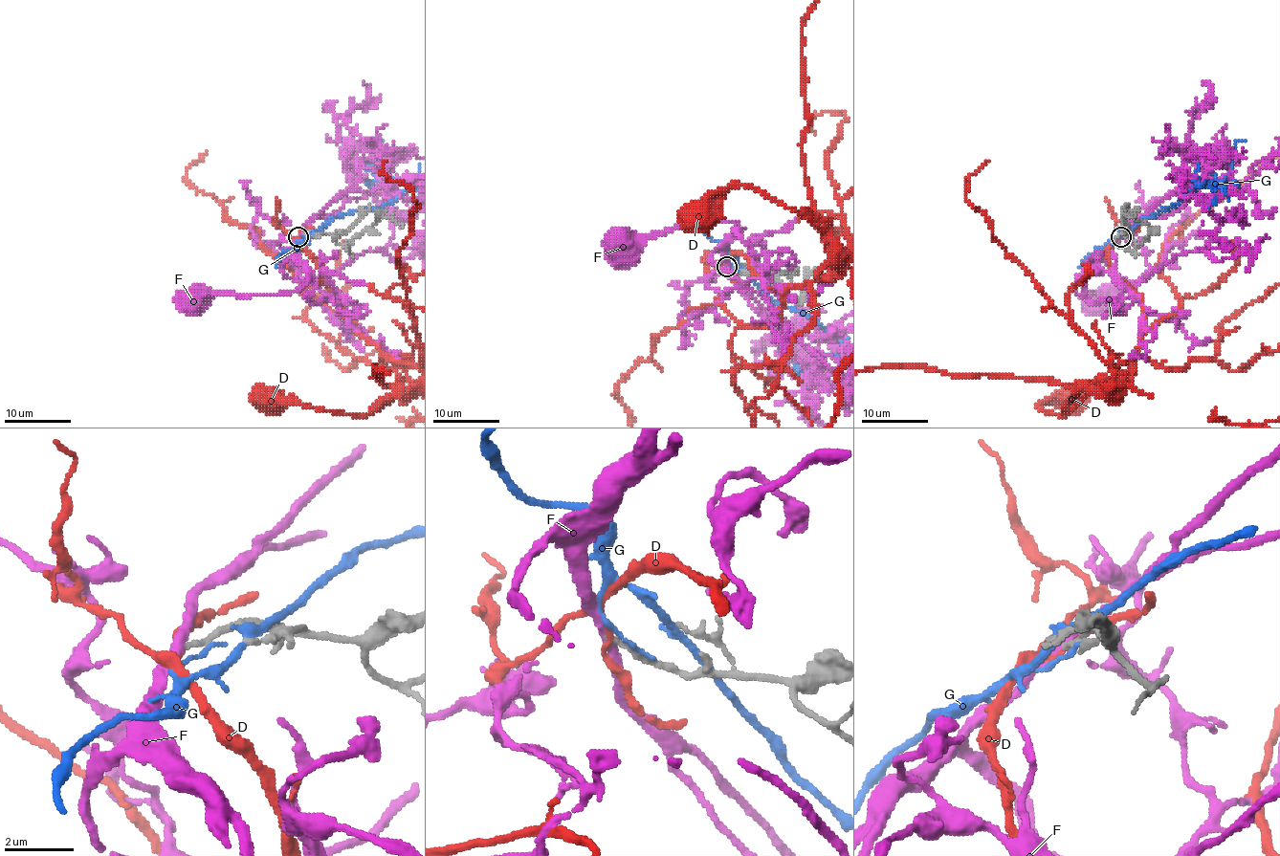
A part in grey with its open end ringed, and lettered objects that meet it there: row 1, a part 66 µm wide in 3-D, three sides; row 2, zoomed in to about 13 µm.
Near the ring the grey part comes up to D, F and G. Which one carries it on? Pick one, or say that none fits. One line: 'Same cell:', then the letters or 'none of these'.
Same cell: none of these

